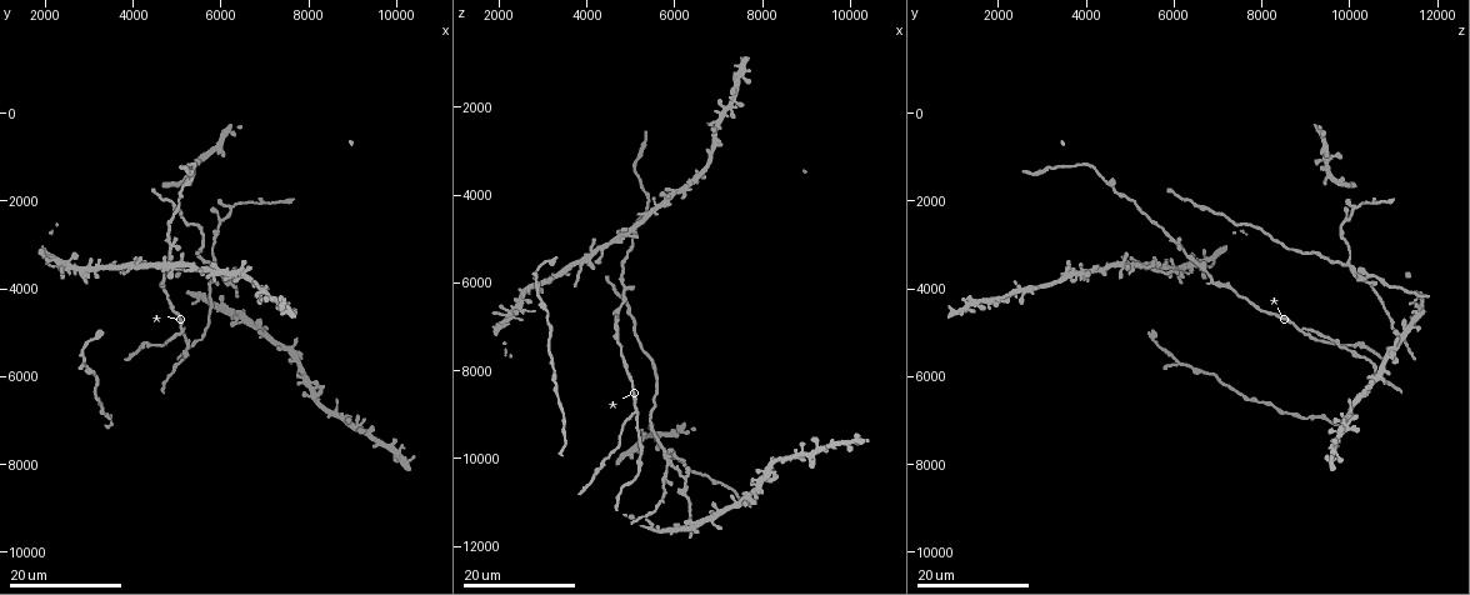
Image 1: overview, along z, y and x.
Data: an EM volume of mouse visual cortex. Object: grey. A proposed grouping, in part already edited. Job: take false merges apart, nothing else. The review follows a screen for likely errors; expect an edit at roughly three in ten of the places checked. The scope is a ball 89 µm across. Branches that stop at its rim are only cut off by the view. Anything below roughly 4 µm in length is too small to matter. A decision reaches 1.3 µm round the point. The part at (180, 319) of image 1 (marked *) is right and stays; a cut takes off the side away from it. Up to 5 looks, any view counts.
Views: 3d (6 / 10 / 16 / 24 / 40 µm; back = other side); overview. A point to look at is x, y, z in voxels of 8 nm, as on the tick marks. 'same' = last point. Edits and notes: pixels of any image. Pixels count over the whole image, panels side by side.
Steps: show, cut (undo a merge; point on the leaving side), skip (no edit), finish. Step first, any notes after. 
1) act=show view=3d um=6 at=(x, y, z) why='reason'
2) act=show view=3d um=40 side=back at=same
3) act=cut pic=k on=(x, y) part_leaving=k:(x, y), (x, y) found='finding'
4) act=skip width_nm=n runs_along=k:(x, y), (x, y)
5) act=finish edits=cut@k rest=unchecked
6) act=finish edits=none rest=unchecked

act=show view=3d um=24 at=(4300, 3500, 5250) why='three arms meet'

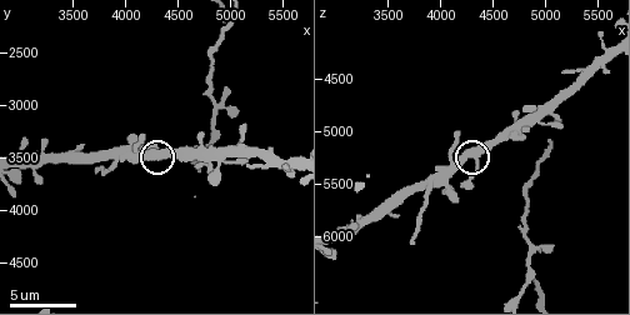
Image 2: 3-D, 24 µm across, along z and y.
act=show view=3d um=6 at=(4340, 3440, 5200) why='zoom in'

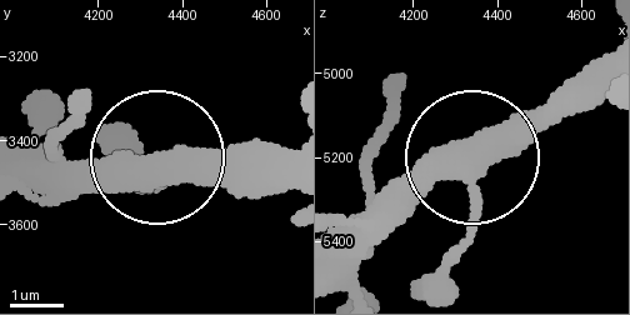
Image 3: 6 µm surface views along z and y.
act=show view=3d um=6 side=back at=(4320, 3465, 5185) why='from behind'

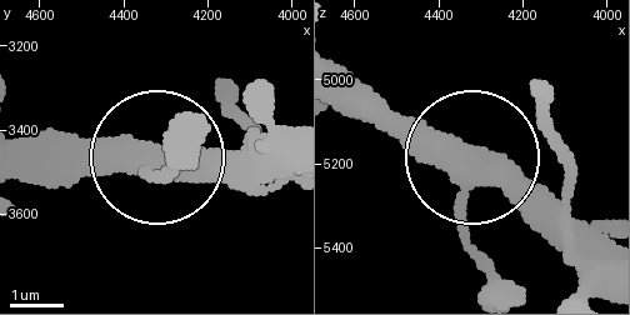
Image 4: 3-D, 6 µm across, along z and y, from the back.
act=skip side_arm_um=53 found='one neuron here'

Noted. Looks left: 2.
act=show view=3d um=16 at=(3860, 3560, 5540) why='three-way junction'

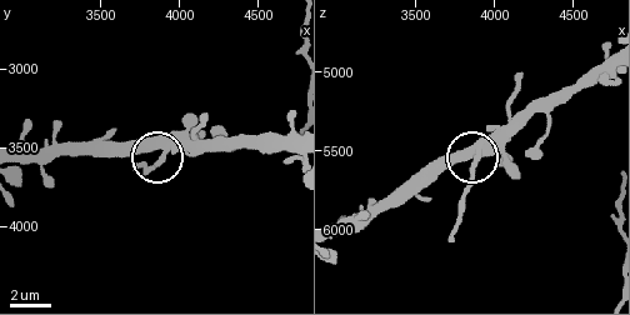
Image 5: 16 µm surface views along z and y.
act=show view=3d um=6 at=(3880, 3540, 5540) why='closer look'

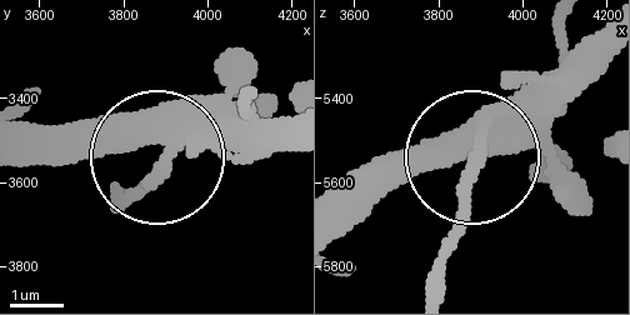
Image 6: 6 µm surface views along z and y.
act=skip arms=3 found='continuous, no second neuron'

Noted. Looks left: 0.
act=finish edits=none rest=unchecked

